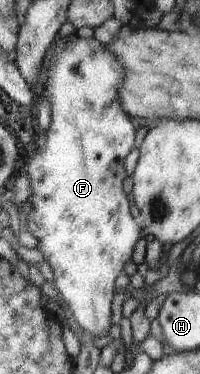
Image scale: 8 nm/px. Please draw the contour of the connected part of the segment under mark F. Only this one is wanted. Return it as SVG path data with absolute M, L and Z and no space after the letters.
M77 37L71 42L65 42L65 38L55 43L55 48L51 50L51 59L47 70L47 79L44 84L45 96L51 102L51 126L47 132L47 140L42 148L38 148L37 152L30 156L25 169L22 172L27 173L30 186L33 193L29 196L28 201L32 204L31 210L26 217L28 231L31 232L34 238L37 238L37 250L43 254L45 261L49 263L53 272L53 284L61 294L64 301L64 306L68 310L68 315L73 320L73 323L80 329L89 332L92 336L105 336L109 333L111 328L111 301L114 294L117 292L115 288L115 280L121 274L125 265L132 261L133 252L137 241L143 236L140 220L137 218L134 205L131 197L123 191L123 180L125 168L123 168L123 160L129 154L131 148L134 147L135 132L137 129L133 126L133 120L128 114L123 112L121 104L119 104L118 92L119 88L123 86L123 64L105 48L105 45L95 37L81 38Z

